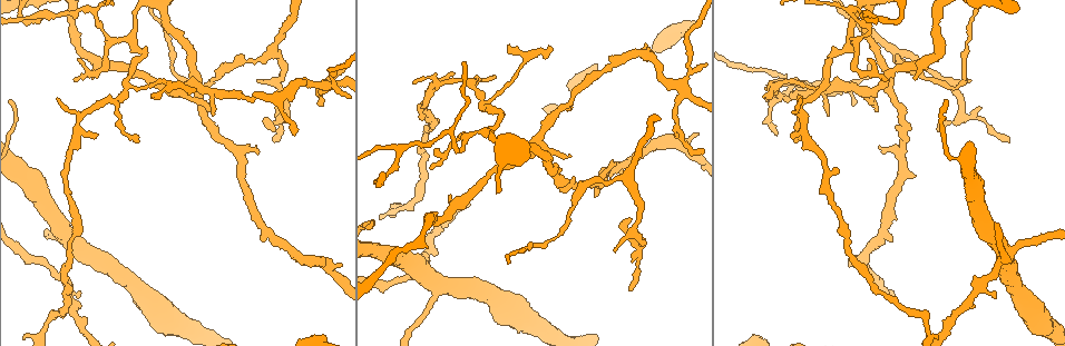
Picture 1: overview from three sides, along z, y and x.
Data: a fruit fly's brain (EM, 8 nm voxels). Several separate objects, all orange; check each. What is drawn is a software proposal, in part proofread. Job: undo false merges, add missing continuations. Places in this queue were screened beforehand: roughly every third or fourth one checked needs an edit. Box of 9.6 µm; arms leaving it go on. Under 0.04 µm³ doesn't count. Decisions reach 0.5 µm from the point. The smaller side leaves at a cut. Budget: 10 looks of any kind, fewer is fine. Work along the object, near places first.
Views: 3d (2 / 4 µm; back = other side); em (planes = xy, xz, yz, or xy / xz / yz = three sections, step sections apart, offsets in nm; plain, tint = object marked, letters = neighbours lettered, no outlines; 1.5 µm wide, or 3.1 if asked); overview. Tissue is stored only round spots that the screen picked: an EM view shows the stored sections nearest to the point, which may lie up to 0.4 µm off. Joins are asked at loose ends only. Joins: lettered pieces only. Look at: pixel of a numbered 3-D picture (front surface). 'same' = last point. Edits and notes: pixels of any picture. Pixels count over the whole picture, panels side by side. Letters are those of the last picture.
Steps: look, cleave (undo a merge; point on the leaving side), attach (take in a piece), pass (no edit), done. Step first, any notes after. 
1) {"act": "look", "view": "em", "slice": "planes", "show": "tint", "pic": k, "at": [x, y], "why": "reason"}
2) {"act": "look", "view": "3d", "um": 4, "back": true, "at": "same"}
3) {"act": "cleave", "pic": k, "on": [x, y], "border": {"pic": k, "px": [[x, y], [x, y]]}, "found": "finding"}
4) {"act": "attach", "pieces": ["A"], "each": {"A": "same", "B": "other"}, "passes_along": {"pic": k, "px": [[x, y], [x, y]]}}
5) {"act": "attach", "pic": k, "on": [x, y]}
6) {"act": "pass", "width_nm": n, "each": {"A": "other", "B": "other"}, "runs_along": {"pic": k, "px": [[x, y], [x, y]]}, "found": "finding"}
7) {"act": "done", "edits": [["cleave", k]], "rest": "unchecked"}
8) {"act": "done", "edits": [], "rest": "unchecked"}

{"act": "look", "view": "em", "slice": "planes", "show": "plain", "pic": 1, "at": [887, 80], "why": "branch stops here"}

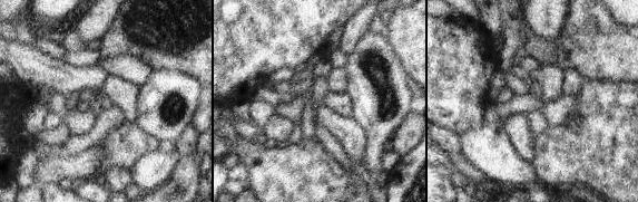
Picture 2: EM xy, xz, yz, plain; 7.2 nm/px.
{"act": "look", "view": "em", "slice": "planes", "show": "letters", "at": "same", "why": "see the neighbours"}

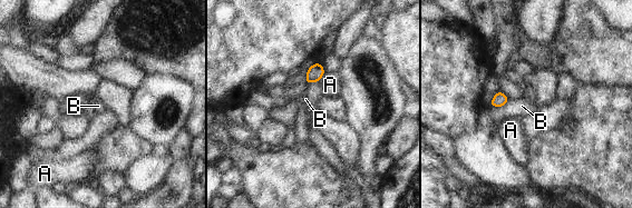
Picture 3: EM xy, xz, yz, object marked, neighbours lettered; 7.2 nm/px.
{"act": "pass", "longest_contact_nm": ["B", 160], "each": {"A": "other", "B": "other"}, "found": "no lettered piece goes on from it"}

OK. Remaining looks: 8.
{"act": "look", "view": "3d", "um": 4, "back": true, "pic": 1, "at": [43, 17], "why": "three arms meet"}

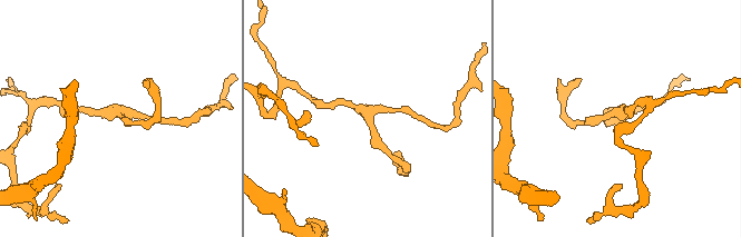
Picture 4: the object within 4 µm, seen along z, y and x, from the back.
{"act": "look", "view": "em", "slice": "planes", "show": "tint", "pic": 4, "at": [114, 110], "arms": 3, "why": "need the tissue"}

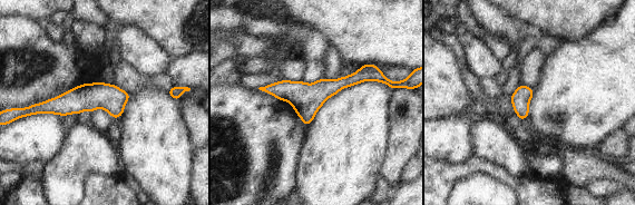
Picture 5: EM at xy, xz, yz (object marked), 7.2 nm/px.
{"act": "look", "view": "em", "slice": "planes", "show": "letters", "at": "same", "why": "see the neighbours"}

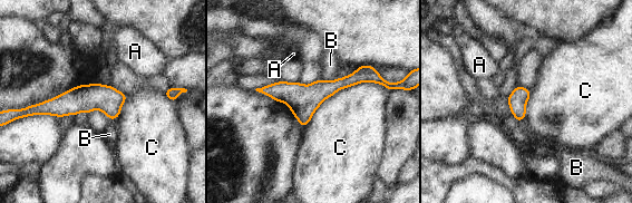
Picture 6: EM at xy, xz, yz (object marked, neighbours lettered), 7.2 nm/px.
{"act": "pass", "each": {"A": "other", "B": "other", "C": "other"}, "border": {"pic": 6, "px": [[389, 89], [343, 87], [303, 128]]}, "found": "all the same neuron"}

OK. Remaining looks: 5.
{"act": "look", "view": "3d", "um": 2, "pic": 1, "at": [213, 116], "why": "an open end"}

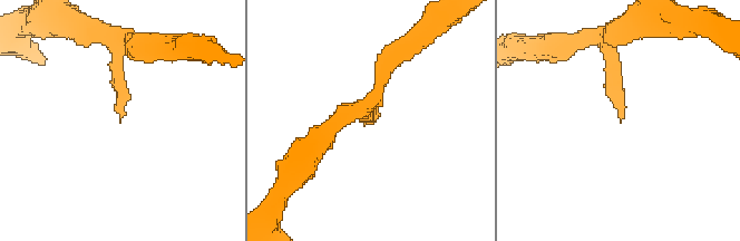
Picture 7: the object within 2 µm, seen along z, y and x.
{"act": "look", "view": "em", "slice": "planes", "show": "letters", "pic": 7, "at": [620, 119]}

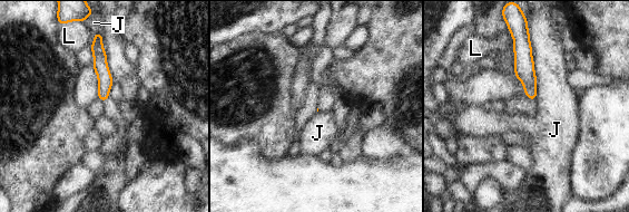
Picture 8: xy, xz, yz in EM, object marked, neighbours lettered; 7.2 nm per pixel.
{"act": "pass", "each": {"J": "other", "L": "other"}, "runs_along": {"pic": 8, "px": [[97, 40], [104, 97]]}, "found": "none of them fits"}

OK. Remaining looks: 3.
{"act": "look", "view": "3d", "um": 2, "pic": 1, "at": [97, 136], "why": "tapers out"}

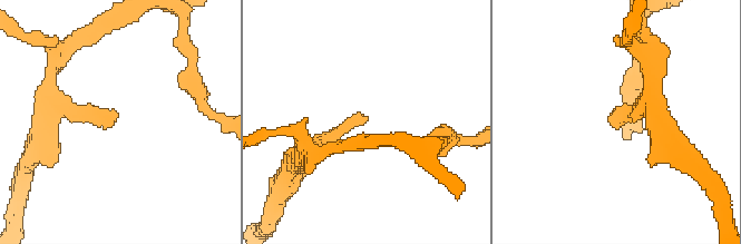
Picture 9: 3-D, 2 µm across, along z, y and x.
{"act": "look", "view": "em", "slice": "planes", "show": "letters", "pic": 9, "at": [357, 113], "why": "shape alone is not enough"}

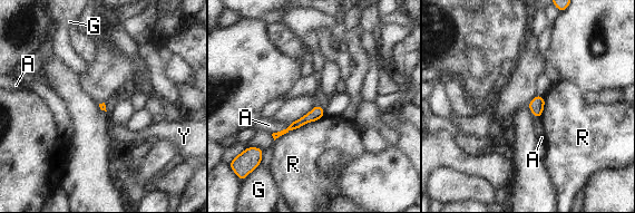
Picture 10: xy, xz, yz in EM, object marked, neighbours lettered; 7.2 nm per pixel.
{"act": "pass", "each": {"A": "other", "G": "other", "R": "other", "Y": "other"}, "runs_along": {"pic": 10, "px": [[321, 112], [275, 135]]}, "found": "no lettered piece goes on from it"}

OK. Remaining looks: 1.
{"act": "done", "edits": [], "rest": "unchecked"}

